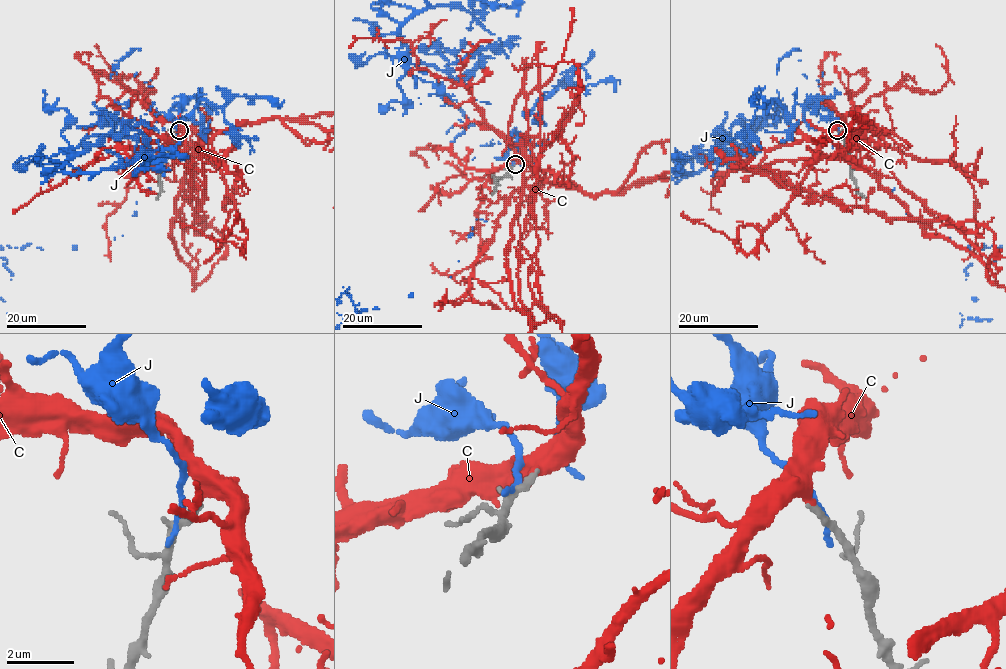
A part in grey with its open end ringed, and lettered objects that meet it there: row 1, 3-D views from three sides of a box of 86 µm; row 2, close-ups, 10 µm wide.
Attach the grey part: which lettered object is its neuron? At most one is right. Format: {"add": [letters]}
{"add": ["C"]}

